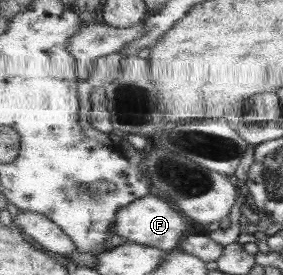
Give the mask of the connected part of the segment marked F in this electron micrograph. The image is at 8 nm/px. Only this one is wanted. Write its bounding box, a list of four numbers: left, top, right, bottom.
[112,192,187,251]

